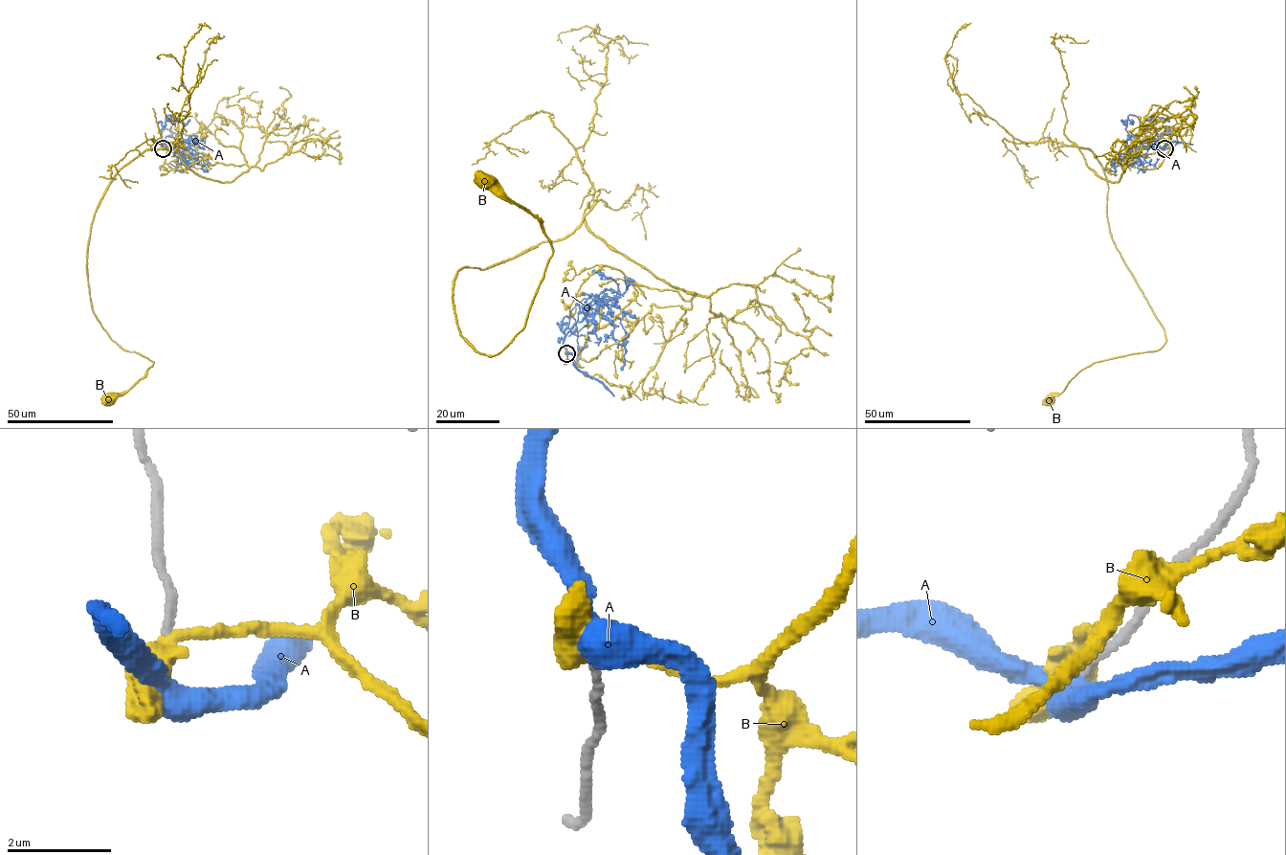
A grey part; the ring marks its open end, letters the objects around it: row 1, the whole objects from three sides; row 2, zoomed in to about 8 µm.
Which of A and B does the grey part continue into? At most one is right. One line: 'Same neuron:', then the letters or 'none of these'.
Same neuron: A

